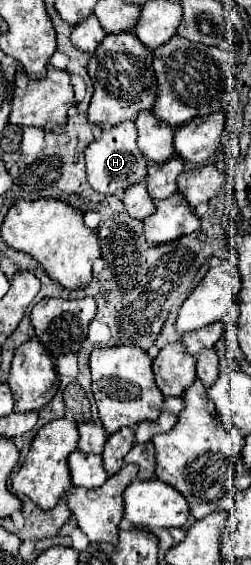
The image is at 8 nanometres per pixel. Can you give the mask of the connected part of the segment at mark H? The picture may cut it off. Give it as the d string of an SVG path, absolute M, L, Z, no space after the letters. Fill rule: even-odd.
M122 122L114 128L106 128L100 140L94 140L86 146L86 174L90 186L100 194L114 194L118 190L126 190L128 186L142 182L146 178L148 162L142 158L136 146L136 126L134 122Z

